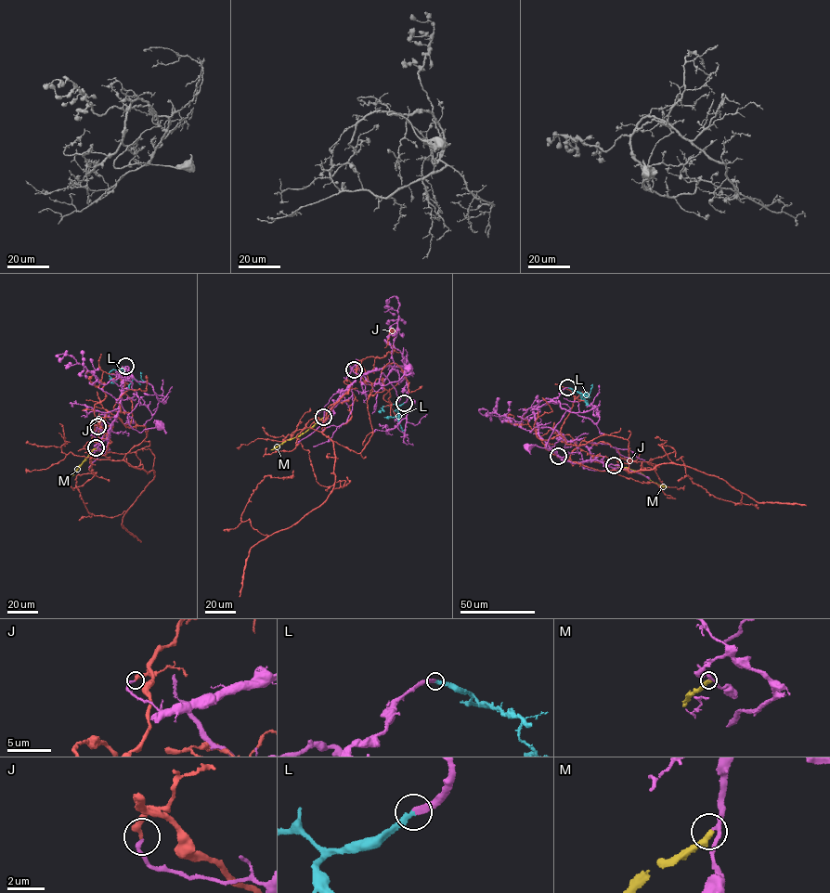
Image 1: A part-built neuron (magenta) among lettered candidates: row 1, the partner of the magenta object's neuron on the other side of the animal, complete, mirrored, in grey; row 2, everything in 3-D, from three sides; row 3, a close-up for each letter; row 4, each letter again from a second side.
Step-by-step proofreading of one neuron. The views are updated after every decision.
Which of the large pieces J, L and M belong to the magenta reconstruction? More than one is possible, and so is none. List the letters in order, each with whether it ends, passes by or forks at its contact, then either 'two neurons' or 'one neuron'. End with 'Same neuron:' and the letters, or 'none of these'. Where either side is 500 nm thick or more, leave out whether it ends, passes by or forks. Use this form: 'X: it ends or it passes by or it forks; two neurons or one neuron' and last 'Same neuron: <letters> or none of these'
J: it ends; two neurons
L: it ends; one neuron
M: it ends; two neurons
Same neuron: L

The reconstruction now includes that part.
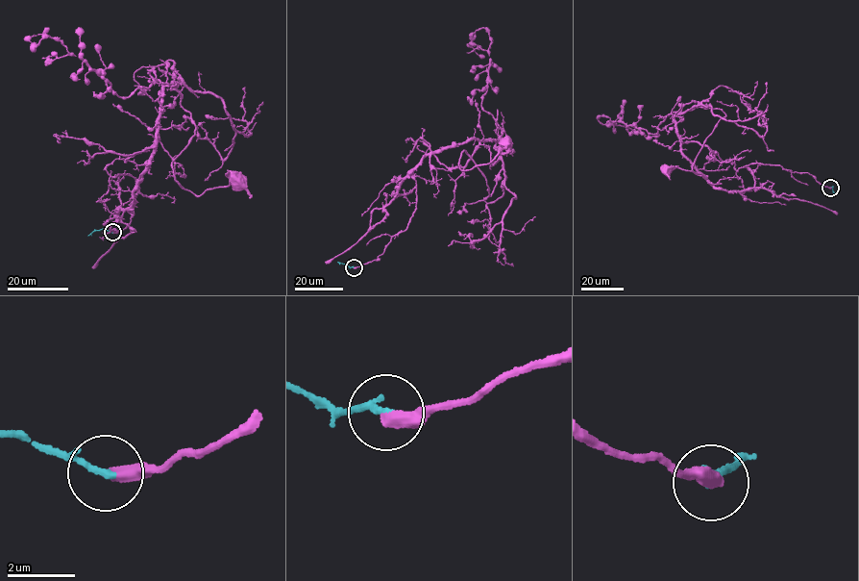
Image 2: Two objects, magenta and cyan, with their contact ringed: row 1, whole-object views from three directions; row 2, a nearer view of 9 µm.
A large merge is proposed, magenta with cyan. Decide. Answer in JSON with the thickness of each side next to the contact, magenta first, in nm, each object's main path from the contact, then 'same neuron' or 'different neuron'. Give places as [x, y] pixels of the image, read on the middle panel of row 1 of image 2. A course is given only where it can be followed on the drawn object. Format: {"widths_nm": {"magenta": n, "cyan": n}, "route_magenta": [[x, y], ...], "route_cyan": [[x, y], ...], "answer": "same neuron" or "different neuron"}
{"widths_nm": {"magenta": 400, "cyan": 130}, "route_magenta": [[354, 267], [405, 229], [422, 159], [502, 141], [485, 199], [461, 154], [506, 141]], "route_cyan": [[354, 267], [337, 262]], "answer": "same neuron"}

